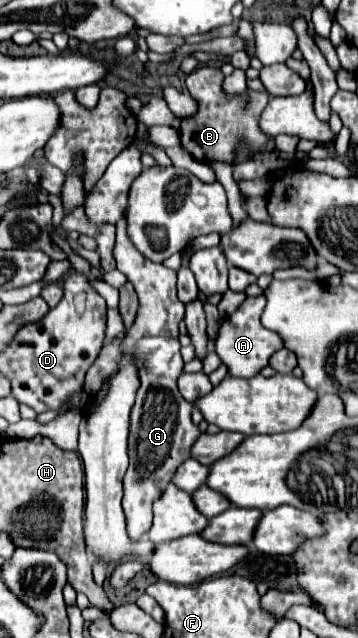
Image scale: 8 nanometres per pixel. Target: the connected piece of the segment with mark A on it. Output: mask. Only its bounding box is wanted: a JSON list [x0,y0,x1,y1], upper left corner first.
[215,297,283,377]

